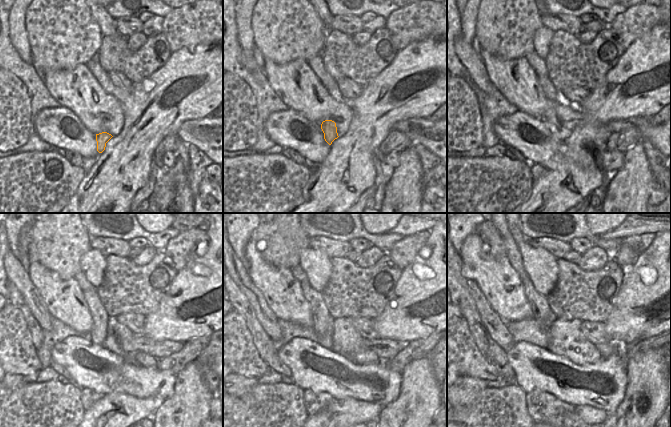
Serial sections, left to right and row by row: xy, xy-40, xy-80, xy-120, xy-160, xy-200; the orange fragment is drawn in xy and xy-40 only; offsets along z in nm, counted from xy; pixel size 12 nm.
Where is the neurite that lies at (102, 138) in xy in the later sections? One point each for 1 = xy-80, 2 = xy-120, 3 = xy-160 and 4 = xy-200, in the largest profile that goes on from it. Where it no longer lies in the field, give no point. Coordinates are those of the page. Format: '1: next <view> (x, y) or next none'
1: next xy-80 (550, 116)
2: next xy-120 (99, 331)
3: next xy-160 (322, 320)
4: next xy-200 (541, 311)

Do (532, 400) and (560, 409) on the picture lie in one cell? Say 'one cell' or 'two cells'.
one cell

